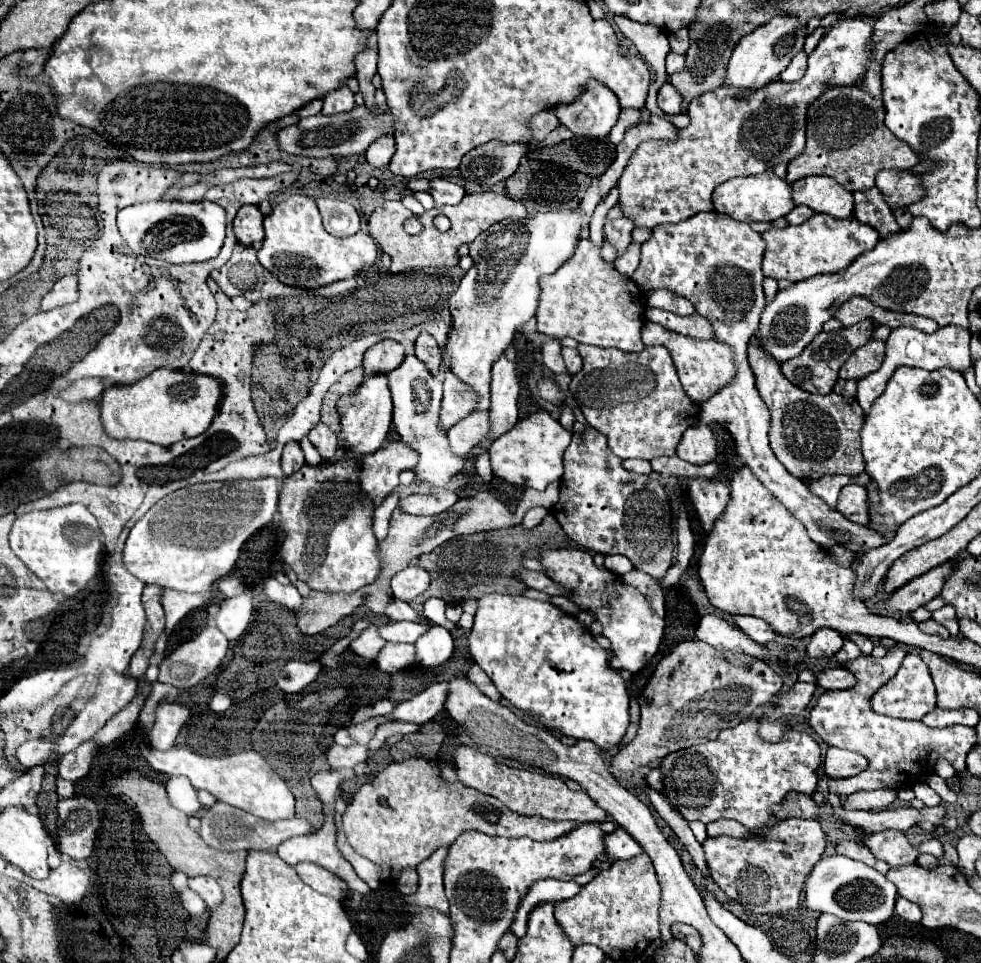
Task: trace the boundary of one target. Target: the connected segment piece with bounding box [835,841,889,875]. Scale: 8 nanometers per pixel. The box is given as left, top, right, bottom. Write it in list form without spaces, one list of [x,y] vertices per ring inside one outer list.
[[[839,841],[835,849],[837,849],[839,855],[845,855],[845,857],[851,857],[851,859],[857,859],[857,861],[863,861],[865,865],[877,869],[883,875],[889,871],[889,865],[885,861],[877,859],[863,843],[857,843],[857,841]]]

